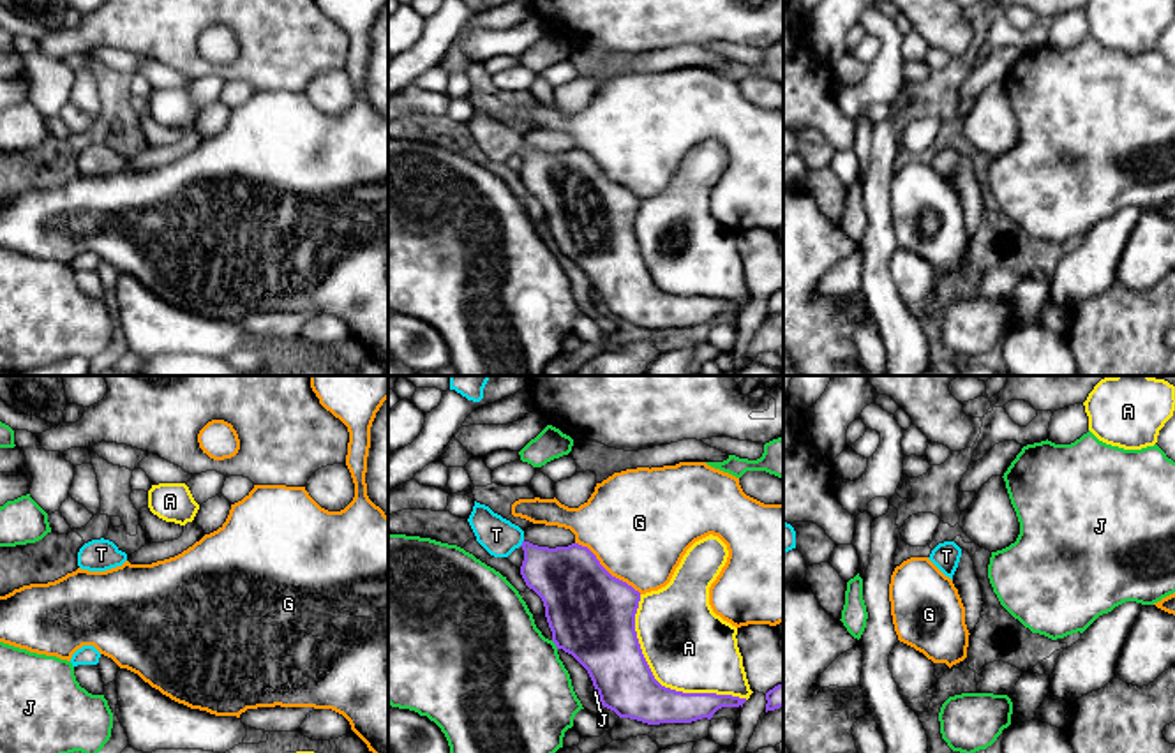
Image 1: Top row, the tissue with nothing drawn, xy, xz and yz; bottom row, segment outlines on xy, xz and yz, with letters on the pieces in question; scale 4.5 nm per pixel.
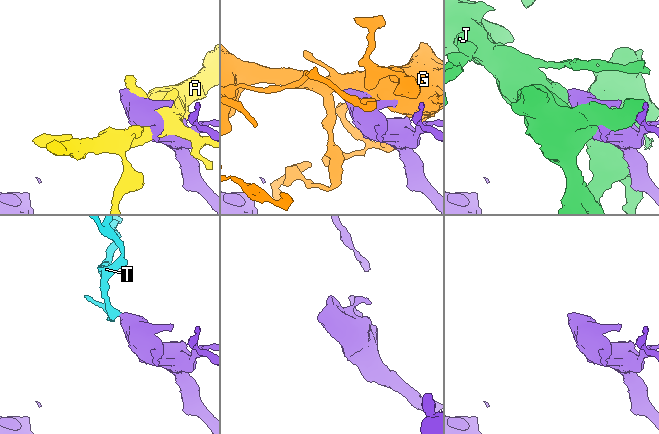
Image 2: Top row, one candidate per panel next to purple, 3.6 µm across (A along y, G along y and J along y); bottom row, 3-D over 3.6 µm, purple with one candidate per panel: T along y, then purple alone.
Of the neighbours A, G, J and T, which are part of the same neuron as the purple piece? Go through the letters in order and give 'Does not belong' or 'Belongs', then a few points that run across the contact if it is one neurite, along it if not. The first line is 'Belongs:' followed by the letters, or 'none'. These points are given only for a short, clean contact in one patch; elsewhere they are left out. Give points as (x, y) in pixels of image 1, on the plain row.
Belongs: T
A: Does not belong
G: Does not belong
J: Does not belong
T: Belongs. Line: xz (565, 182), (553, 178), (523, 149), (512, 141), (496, 140)

